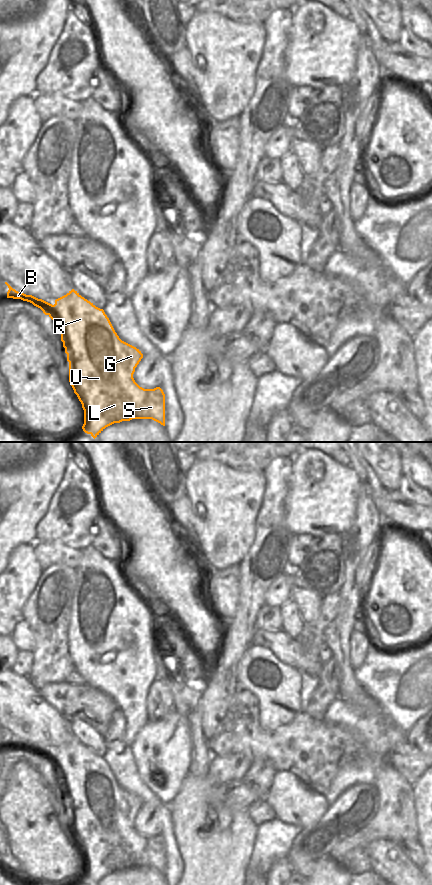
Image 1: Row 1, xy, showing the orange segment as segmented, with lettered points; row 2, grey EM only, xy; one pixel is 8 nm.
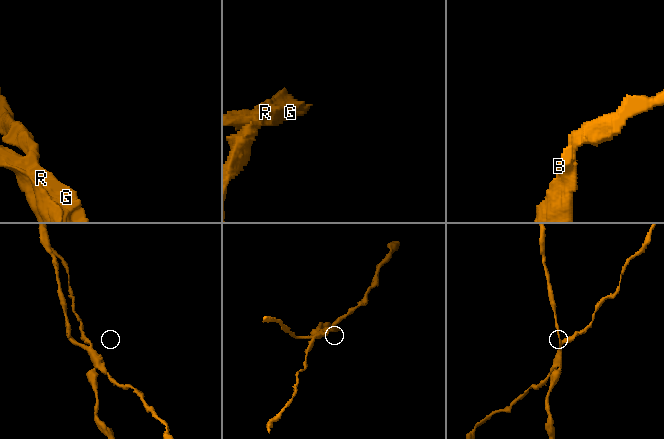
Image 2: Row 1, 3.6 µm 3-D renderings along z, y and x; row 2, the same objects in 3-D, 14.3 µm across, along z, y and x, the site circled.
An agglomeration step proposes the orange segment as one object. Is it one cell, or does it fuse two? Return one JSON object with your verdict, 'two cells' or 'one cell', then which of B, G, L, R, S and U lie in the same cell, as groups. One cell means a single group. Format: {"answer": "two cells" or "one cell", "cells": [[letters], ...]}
{"answer": "two cells", "cells": [["B"], ["G", "L", "R", "S", "U"]]}

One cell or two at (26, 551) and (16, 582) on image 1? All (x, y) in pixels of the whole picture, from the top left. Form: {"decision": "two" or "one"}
{"decision": "one"}

